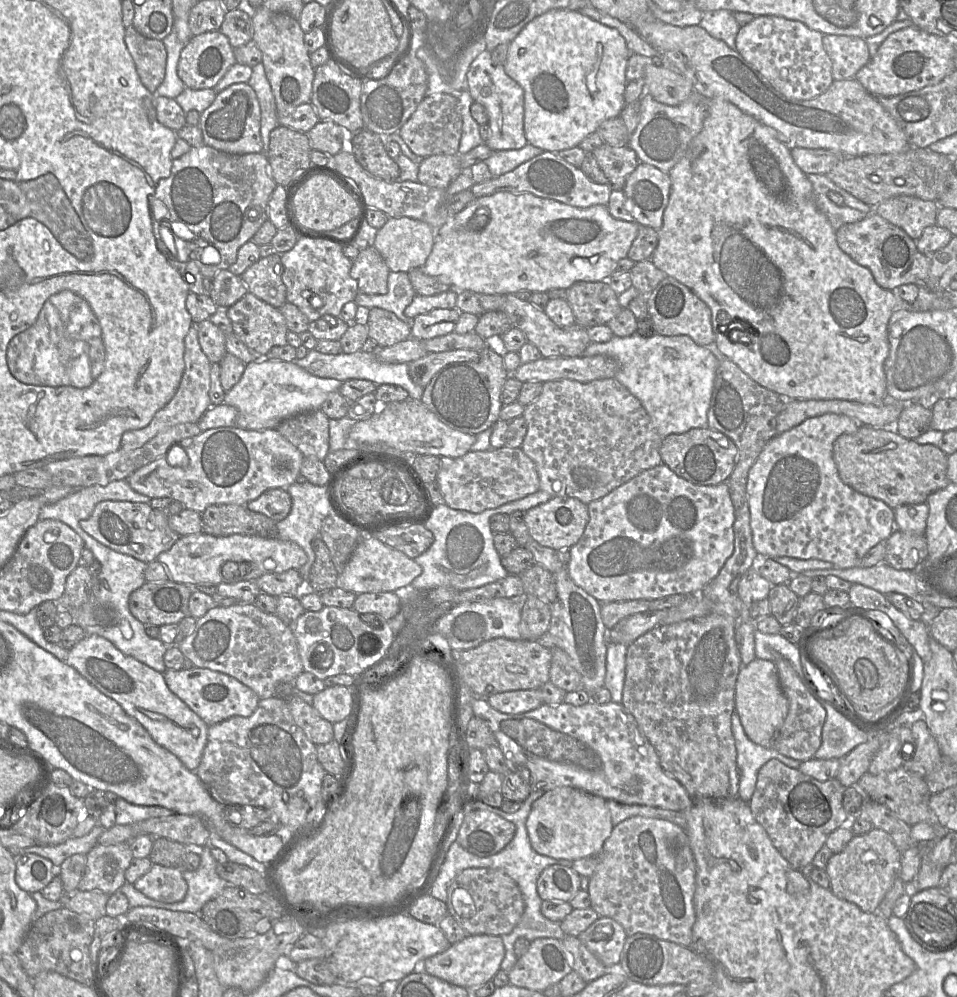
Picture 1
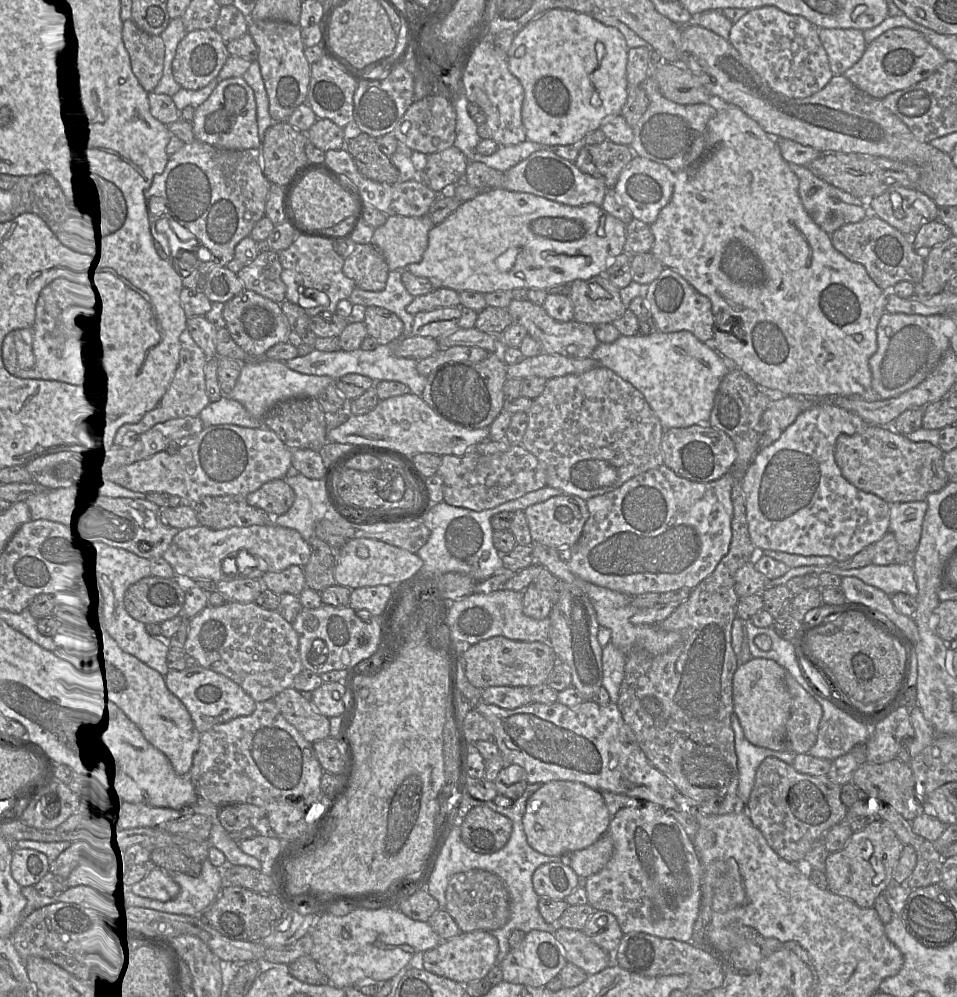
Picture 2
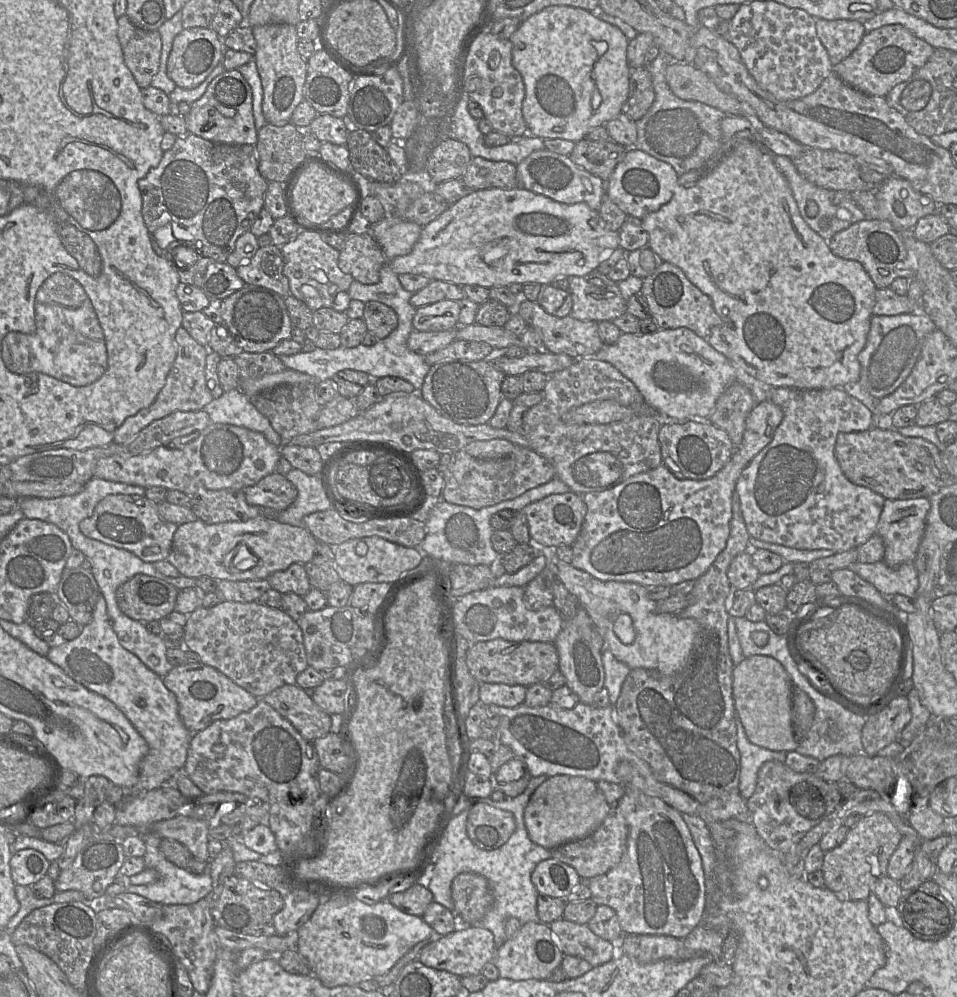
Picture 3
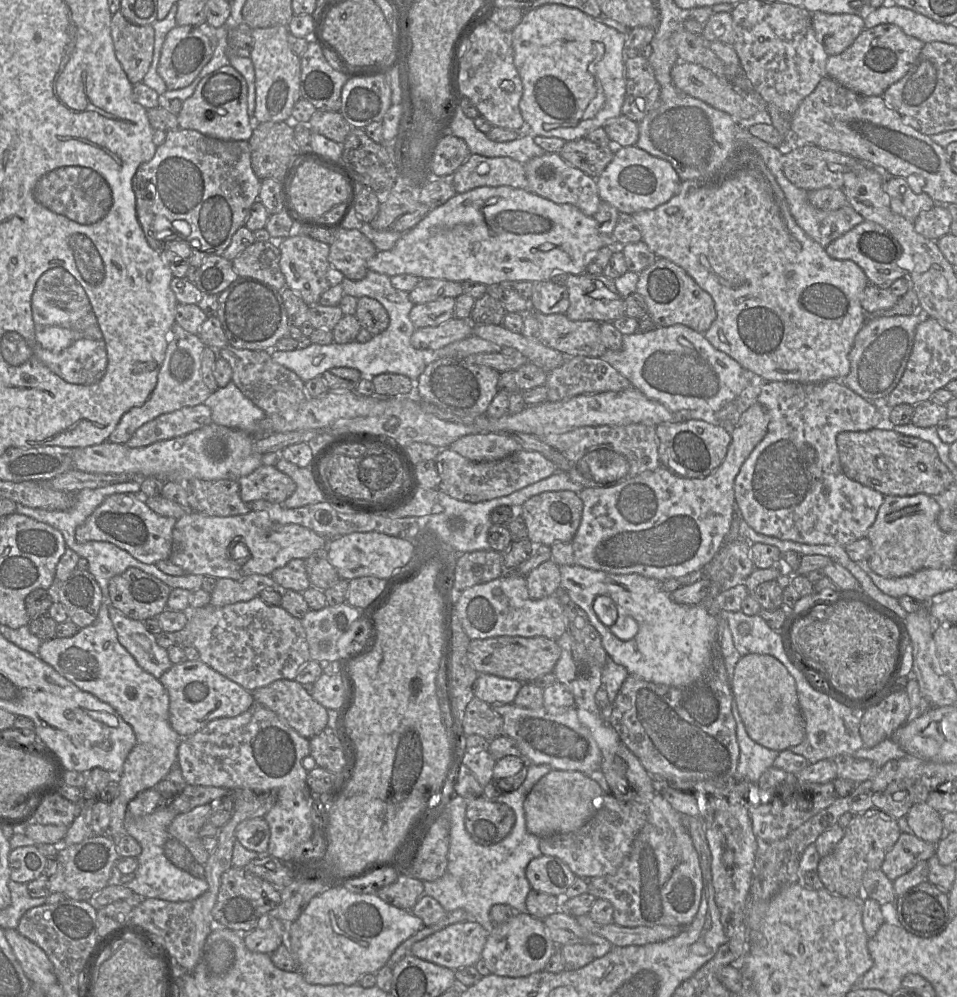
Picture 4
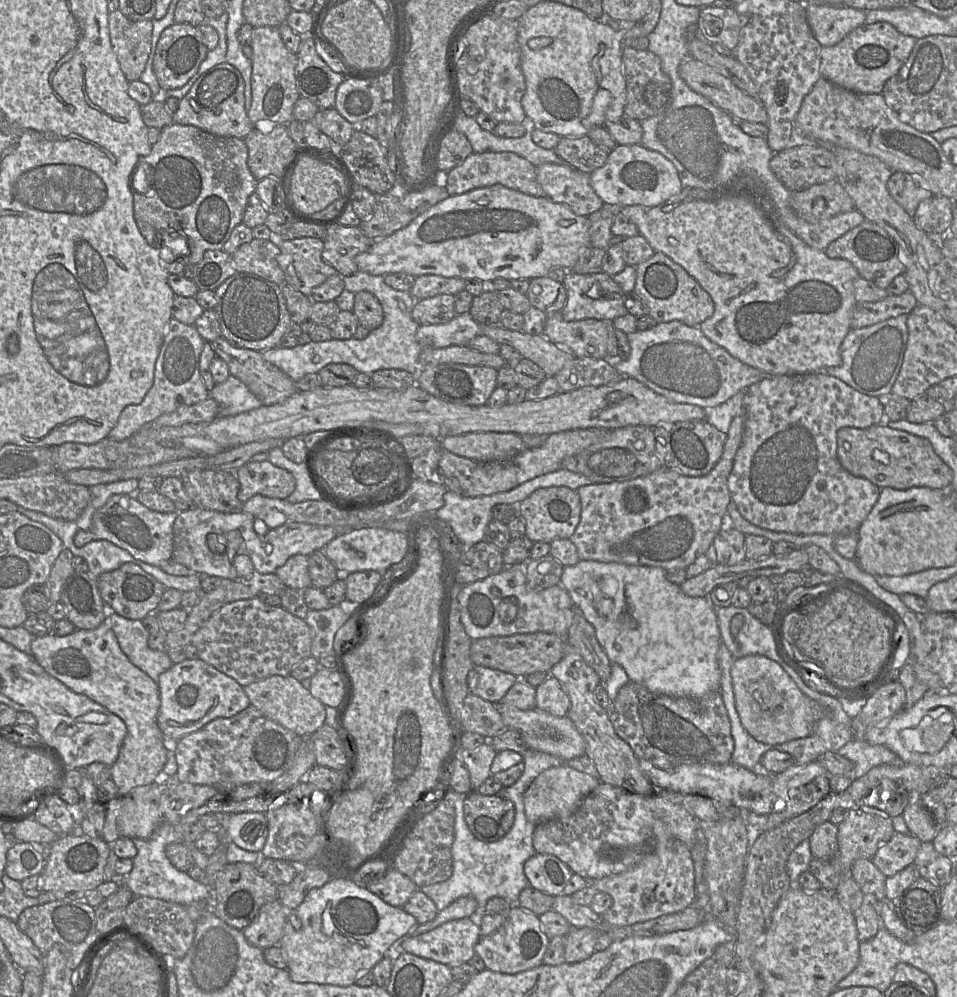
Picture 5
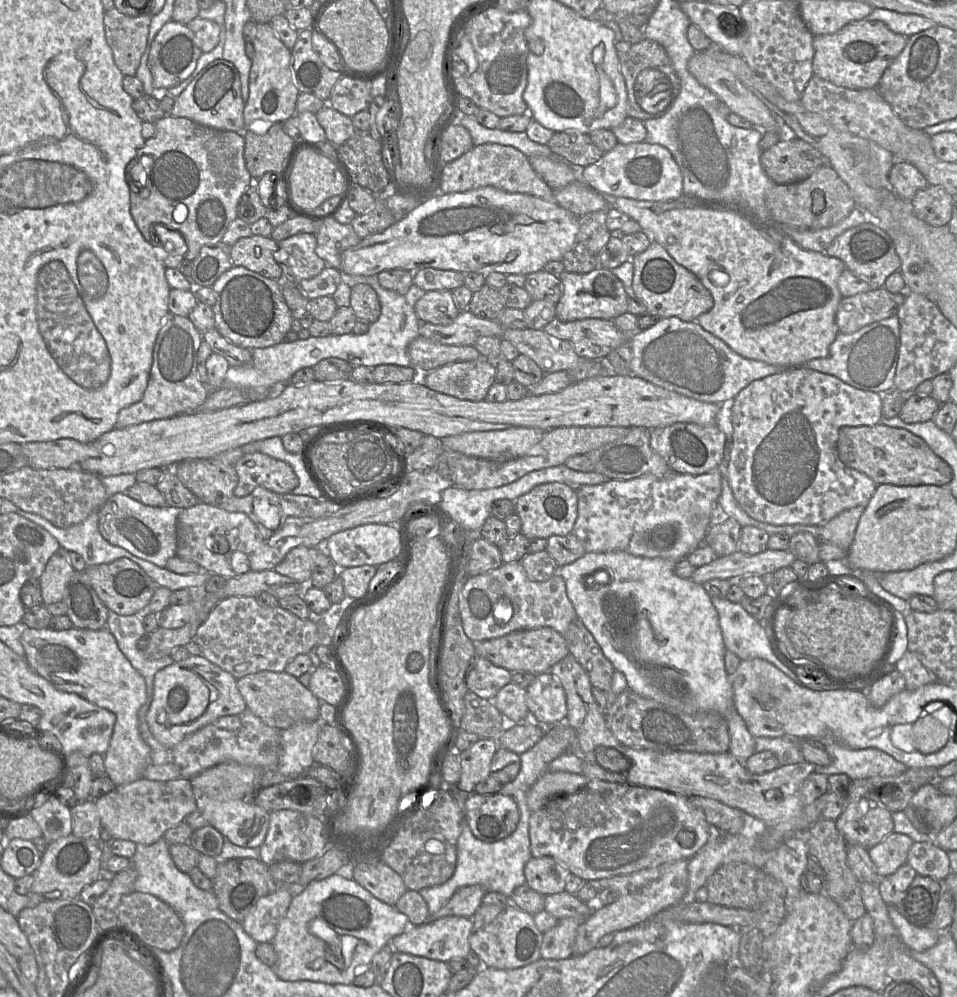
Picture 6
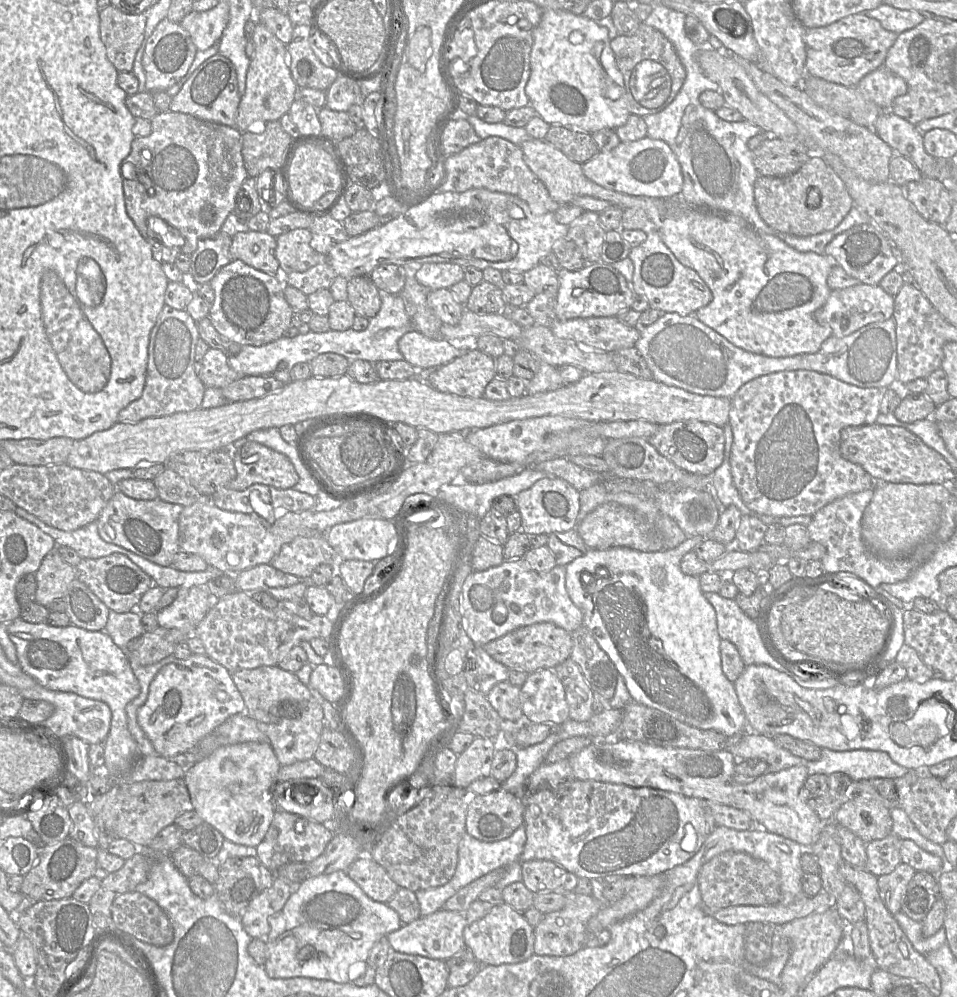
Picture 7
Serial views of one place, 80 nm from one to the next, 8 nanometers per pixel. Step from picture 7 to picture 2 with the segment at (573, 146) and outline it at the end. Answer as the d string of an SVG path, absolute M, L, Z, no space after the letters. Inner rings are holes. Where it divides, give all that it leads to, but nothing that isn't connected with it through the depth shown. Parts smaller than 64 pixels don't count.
M608 139L600 144L583 145L574 164L584 173L613 188L625 166L636 156L630 146Z

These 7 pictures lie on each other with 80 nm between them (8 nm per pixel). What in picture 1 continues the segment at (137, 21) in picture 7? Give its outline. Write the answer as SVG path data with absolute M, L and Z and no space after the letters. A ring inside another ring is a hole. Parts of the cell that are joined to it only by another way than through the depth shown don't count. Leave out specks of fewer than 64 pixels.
M134 26L125 29L124 39L141 82L154 94L166 74L167 51L164 43L143 36Z

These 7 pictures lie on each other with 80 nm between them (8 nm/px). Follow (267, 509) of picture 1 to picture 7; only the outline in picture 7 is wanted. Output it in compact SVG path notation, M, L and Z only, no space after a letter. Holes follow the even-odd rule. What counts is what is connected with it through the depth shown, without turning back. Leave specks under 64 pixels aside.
M242 441L232 447L236 477L229 488L237 491L253 484L285 490L293 488L299 476L287 456L255 441Z

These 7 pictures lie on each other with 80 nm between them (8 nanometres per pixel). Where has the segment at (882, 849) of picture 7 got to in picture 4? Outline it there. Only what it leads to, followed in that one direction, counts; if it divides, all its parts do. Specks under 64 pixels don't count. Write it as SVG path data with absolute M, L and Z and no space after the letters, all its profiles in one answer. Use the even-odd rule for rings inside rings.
M901 832L894 846L887 852L881 870L893 882L918 862L927 861L935 852L936 844L923 841L911 832Z

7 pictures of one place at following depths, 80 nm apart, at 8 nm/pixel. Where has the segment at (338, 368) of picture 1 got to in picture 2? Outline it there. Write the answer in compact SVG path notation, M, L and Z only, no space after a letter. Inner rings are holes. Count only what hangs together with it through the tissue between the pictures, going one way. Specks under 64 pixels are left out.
M394 343L378 345L373 350L362 350L359 348L353 351L339 349L333 352L323 352L314 349L305 356L297 356L283 362L293 371L307 375L329 376L335 381L350 373L367 376L373 381L398 381L407 385L412 394L421 397L427 377L422 376L417 371L418 360L401 358L394 355Z

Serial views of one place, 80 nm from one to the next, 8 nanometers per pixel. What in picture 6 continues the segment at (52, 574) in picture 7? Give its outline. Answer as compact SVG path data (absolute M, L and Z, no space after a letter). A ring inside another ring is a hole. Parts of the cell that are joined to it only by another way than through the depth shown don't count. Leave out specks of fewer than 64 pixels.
M59 547L48 560L39 578L43 605L62 601L65 589L74 573L68 551Z

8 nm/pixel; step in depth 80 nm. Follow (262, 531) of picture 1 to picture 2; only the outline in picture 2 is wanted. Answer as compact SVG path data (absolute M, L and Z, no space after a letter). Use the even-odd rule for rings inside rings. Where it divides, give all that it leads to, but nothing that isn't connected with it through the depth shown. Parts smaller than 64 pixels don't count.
M244 495L205 496L191 507L199 524L212 530L273 524L273 517L249 505Z

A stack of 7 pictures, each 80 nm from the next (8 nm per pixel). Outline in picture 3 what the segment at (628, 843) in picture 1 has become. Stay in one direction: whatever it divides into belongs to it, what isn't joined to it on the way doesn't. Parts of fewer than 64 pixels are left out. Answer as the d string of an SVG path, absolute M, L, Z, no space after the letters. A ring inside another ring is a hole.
M624 786L624 795L612 808L624 818L628 838L620 862L605 874L588 880L591 899L597 906L607 905L616 912L625 935L668 935L684 939L704 917L706 886L701 857L681 813L634 786Z

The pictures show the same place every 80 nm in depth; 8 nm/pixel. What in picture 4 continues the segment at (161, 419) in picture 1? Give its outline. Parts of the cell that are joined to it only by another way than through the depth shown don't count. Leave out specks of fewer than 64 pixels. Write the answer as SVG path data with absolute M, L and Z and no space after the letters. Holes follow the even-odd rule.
M177 322L174 323L154 390L142 406L133 407L122 416L117 427L109 436L109 441L125 444L139 427L156 417L184 407L203 404L211 394L201 374L202 353L205 347L206 345L198 334L192 334Z

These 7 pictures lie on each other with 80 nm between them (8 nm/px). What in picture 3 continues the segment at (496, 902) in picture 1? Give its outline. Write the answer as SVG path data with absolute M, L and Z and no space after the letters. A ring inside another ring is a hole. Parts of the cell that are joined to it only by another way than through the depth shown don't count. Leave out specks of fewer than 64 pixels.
M471 872L460 873L453 879L451 896L453 912L458 924L463 926L478 925L494 904L488 880Z

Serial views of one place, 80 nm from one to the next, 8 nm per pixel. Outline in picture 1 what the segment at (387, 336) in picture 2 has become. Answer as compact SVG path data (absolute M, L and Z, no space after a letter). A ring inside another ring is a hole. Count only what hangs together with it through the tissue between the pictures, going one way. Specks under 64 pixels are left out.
M370 308L366 324L368 336L380 348L386 348L411 337L411 326L400 320L393 312L382 308Z

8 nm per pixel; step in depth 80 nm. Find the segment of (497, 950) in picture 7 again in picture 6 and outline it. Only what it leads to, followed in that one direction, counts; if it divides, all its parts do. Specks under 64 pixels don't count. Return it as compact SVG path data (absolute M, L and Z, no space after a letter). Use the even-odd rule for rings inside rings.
M509 903L503 907L481 905L471 919L473 932L469 937L469 944L482 961L482 967L515 969L541 958L543 933L536 927L533 915Z

